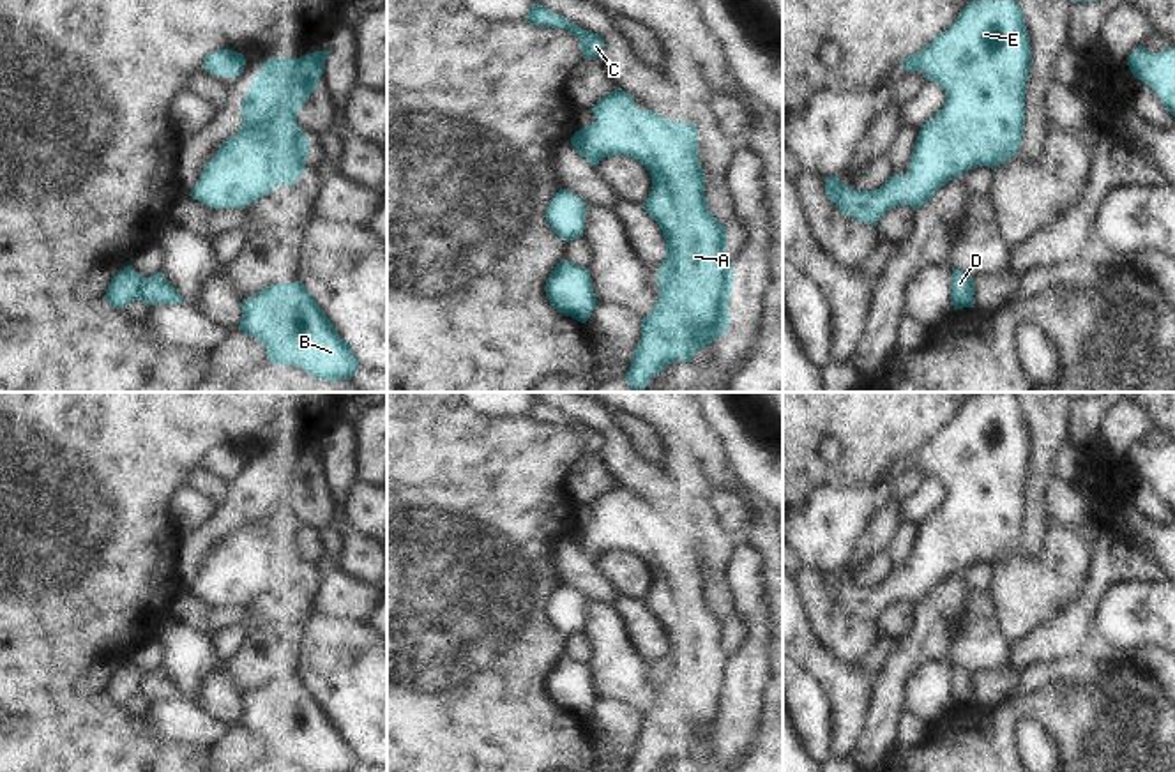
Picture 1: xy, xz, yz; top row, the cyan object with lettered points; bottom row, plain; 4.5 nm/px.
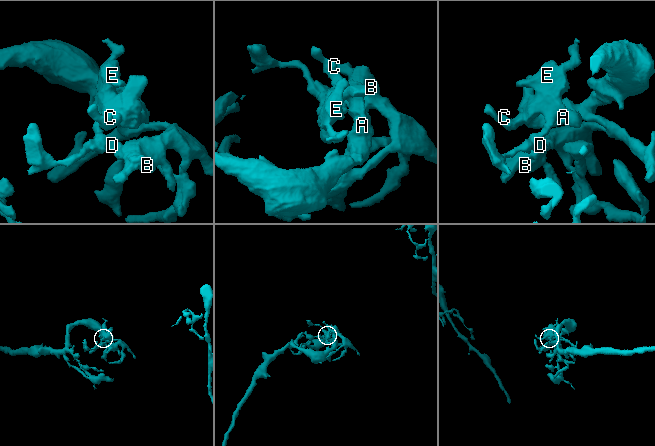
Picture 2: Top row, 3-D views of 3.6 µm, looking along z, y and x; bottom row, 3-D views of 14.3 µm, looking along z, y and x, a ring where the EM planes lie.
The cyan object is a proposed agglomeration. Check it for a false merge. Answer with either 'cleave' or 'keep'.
keep

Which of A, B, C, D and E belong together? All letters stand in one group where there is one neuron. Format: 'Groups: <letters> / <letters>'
Groups: A B C D E

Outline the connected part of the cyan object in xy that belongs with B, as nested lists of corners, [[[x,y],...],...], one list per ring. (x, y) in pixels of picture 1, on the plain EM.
[[[302,677],[270,680],[244,694],[239,726],[267,744],[267,756],[286,763],[297,760],[311,772],[353,772],[360,763],[350,740],[337,730]]]

